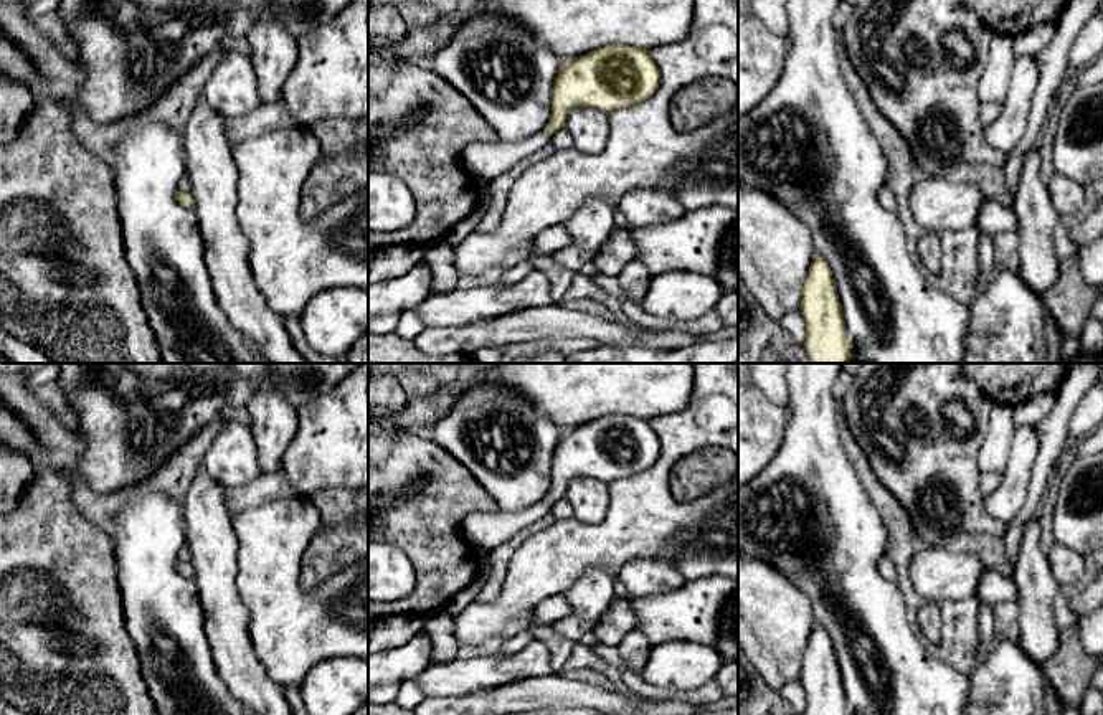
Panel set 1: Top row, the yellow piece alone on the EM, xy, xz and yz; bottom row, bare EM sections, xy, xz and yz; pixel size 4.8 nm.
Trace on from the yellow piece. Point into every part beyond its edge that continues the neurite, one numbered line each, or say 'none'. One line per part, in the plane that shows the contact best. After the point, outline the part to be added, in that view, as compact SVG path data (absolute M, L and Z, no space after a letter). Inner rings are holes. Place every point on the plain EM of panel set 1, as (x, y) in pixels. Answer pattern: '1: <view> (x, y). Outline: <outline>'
1: xz (482, 532). Outline: M543 500L538 505L523 512L492 514L476 512L462 520L462 535L479 556L485 556L494 547L509 540L520 528L532 525L543 514L550 512L552 504Z

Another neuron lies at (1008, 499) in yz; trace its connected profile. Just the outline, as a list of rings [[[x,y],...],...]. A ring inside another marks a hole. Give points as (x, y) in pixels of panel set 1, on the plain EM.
[[[1035,424],[1015,428],[1002,481],[992,494],[984,497],[987,515],[1007,523],[1020,512],[1027,500],[1039,447],[1040,438]]]

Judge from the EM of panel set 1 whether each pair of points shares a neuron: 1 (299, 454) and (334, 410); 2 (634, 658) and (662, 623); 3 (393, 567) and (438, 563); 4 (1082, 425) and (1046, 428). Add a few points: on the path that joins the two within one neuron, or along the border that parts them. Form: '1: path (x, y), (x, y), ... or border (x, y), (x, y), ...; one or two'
1: path (311, 443), (327, 421); one
2: border (631, 606), (636, 616), (636, 628), (653, 644); two
3: border (385, 542), (415, 573), (398, 600); two
4: border (1085, 392), (1069, 421), (1069, 436); two

